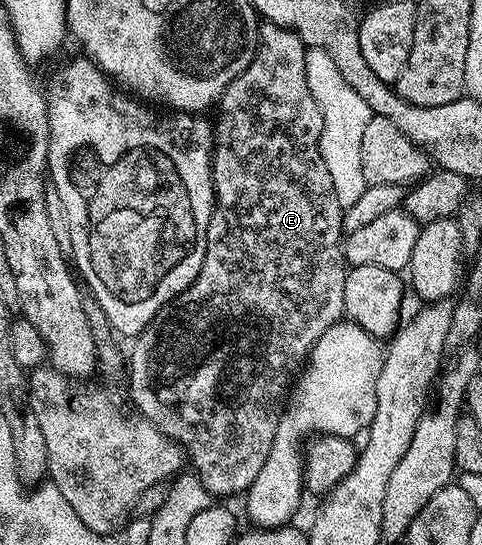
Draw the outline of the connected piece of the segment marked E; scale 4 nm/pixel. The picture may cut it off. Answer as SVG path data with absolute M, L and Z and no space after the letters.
M264 21L257 30L255 55L245 69L233 79L222 98L217 103L219 115L213 118L213 149L211 152L211 179L215 185L215 207L211 210L211 219L207 229L207 251L201 264L201 272L195 283L185 292L177 295L172 302L165 304L153 316L153 320L134 339L135 347L131 350L131 398L135 401L134 409L151 422L166 438L171 438L183 447L194 473L199 475L205 488L212 495L242 495L257 480L257 472L265 464L273 448L273 436L277 436L279 416L285 409L285 399L293 385L293 379L300 373L301 367L311 356L311 350L321 340L325 331L344 317L345 300L345 259L341 243L345 238L343 228L344 207L337 200L333 188L333 176L325 168L325 160L319 151L319 141L323 131L321 108L309 92L305 74L305 56L307 50L298 33L287 30L284 26Z

